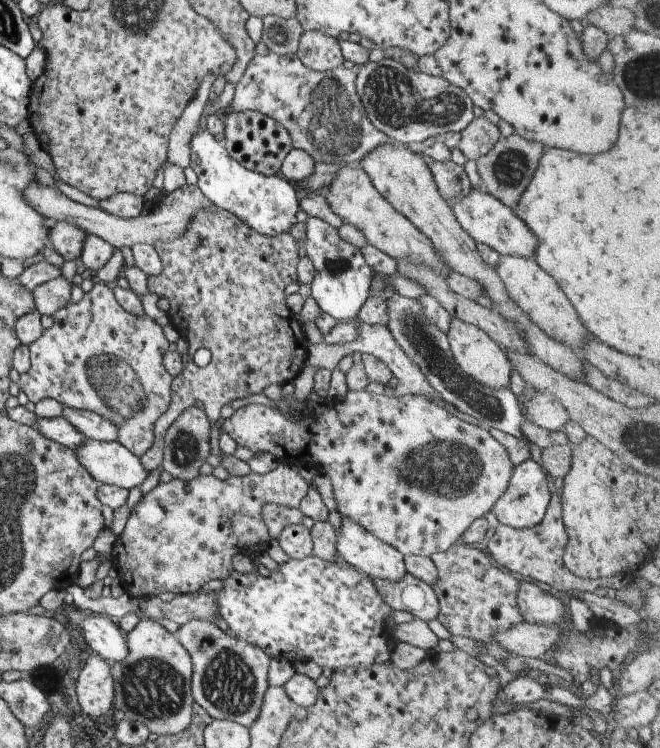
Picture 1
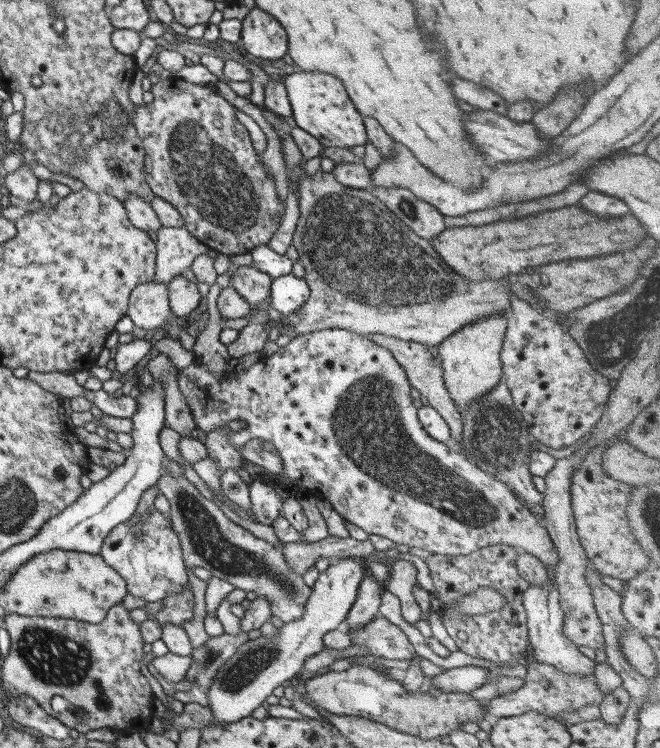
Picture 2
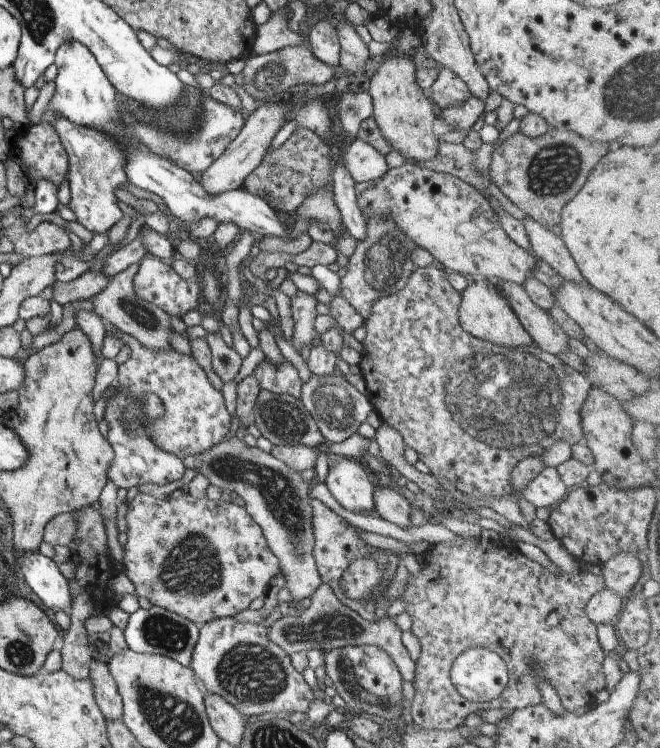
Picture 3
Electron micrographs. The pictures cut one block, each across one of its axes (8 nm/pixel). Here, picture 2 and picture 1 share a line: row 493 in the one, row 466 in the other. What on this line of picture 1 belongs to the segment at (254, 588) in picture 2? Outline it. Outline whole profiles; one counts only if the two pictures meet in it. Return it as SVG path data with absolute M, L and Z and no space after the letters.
M195 405L183 410L173 422L168 425L167 432L163 436L162 460L160 466L171 474L173 479L191 480L198 475L200 466L211 449L209 446L210 425L204 410Z

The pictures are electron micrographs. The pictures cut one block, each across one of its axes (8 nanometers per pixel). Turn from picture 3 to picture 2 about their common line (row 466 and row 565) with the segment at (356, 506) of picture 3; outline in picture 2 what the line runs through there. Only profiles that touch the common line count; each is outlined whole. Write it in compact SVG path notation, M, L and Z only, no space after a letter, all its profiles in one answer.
M349 557L339 558L332 567L319 572L299 620L283 623L277 637L248 639L237 648L237 652L212 678L209 690L201 694L202 701L211 712L206 726L227 724L251 716L257 707L264 705L265 698L273 688L295 677L302 671L309 656L323 650L322 636L330 630L342 627L355 601L361 578L363 574L367 574L365 565L366 563L357 564Z

